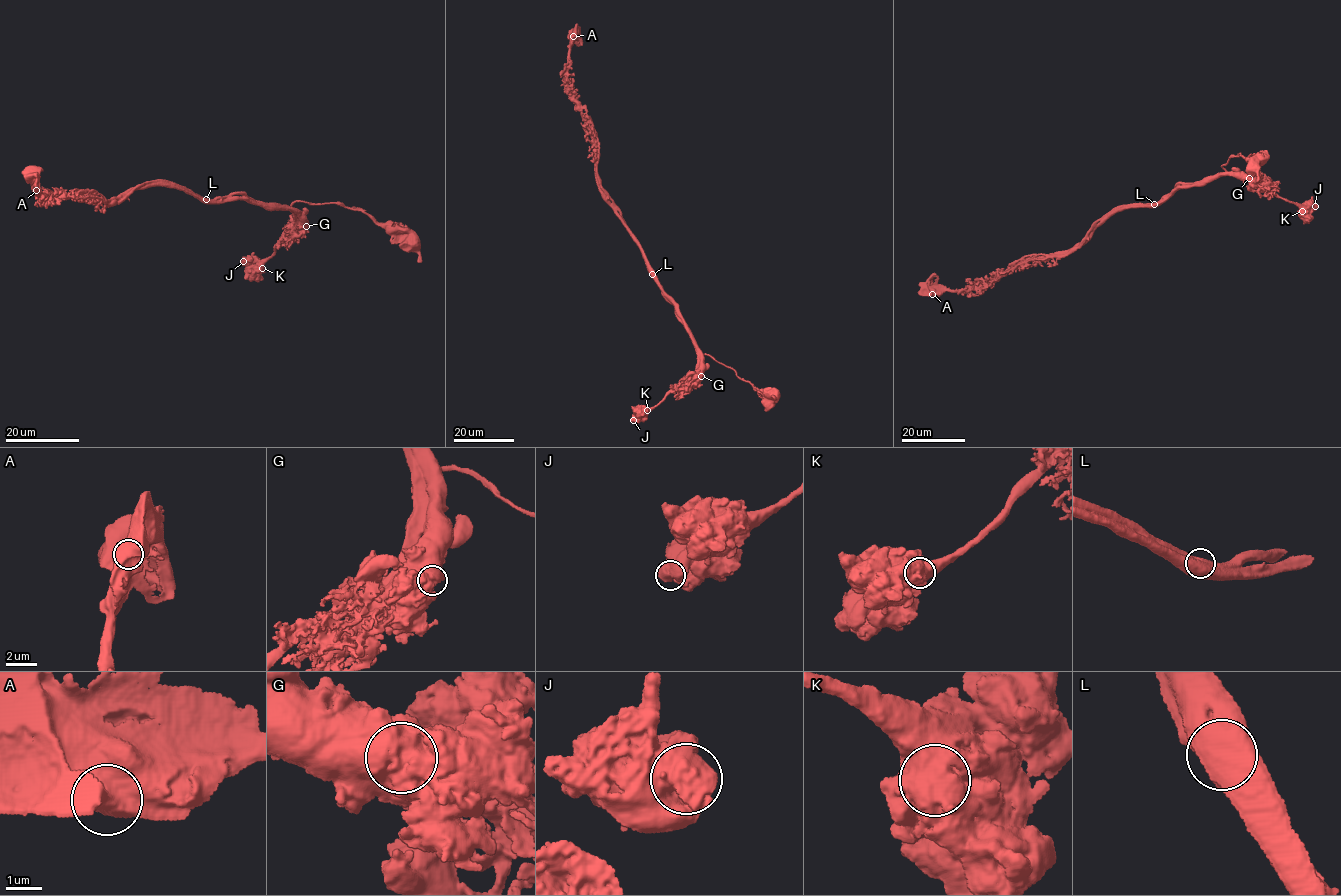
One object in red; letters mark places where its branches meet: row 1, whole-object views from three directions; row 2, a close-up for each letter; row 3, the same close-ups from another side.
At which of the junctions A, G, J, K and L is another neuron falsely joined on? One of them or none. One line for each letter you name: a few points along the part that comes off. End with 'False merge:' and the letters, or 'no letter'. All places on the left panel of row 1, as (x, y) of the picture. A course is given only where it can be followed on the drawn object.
L: course (206, 199), (235, 194), (286, 208), (301, 201), (341, 204), (362, 211), (412, 248), (420, 262)
False merge: L

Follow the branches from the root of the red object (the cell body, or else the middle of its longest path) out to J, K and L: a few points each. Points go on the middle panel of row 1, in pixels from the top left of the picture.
J: (773, 395), (770, 399), (742, 380), (732, 368), (702, 354), (697, 371), (633, 420)
K: (773, 395), (770, 399), (742, 380), (732, 368), (702, 354), (697, 371), (647, 410)
L: (773, 395), (770, 399), (742, 380), (732, 368), (707, 354), (698, 355), (678, 304), (663, 290), (652, 274)

